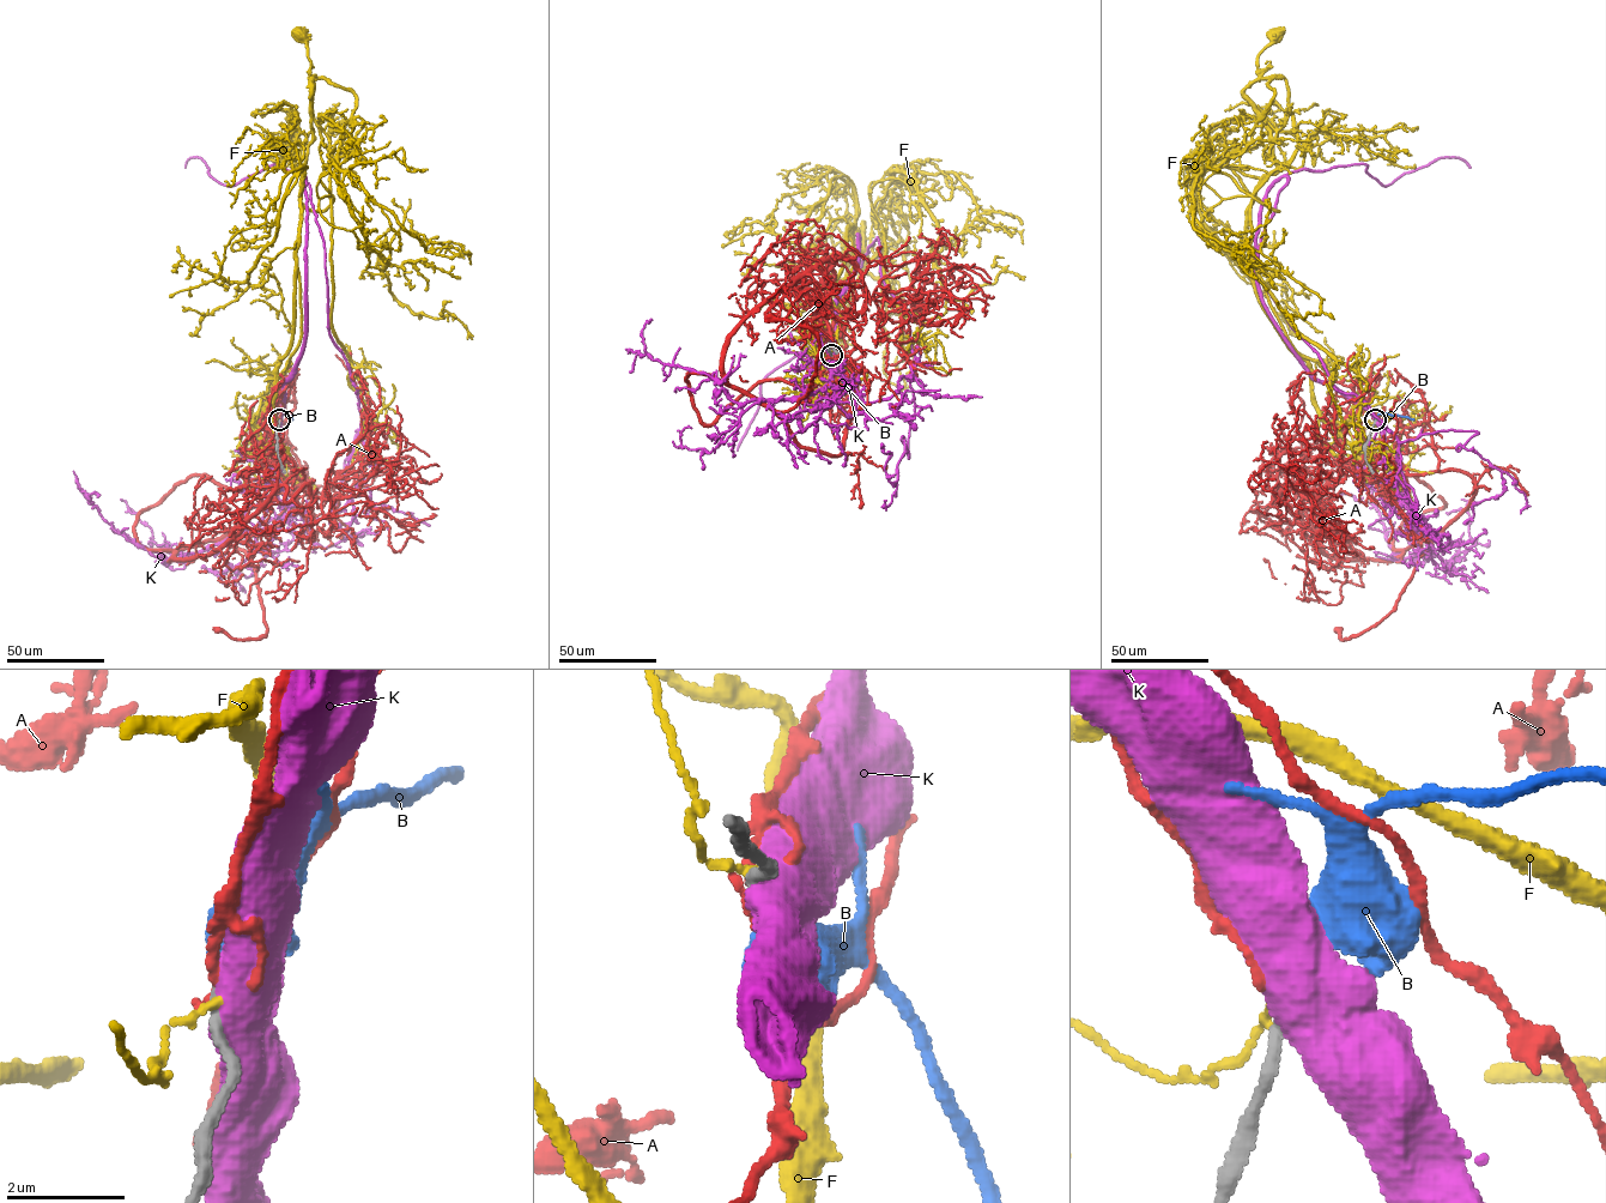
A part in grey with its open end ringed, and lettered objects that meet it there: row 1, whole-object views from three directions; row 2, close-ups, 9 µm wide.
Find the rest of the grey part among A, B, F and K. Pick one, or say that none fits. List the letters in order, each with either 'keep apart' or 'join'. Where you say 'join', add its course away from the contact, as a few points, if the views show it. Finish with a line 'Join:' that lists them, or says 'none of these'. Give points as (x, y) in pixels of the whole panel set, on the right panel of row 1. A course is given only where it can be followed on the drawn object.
A: keep apart
B: join; course (1375, 419), (1377, 415), (1387, 413), (1413, 419)
F: keep apart
K: keep apart
Join: B

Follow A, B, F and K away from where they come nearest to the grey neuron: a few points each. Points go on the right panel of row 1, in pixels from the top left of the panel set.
A: (1375, 419), (1358, 401), (1320, 454), (1279, 458), (1331, 568), (1309, 562), (1347, 578), (1337, 605), (1284, 584)
B: (1375, 419), (1377, 415), (1387, 413), (1413, 419)
F: (1375, 421), (1321, 416), (1311, 369), (1250, 271), (1248, 206), (1277, 165), (1243, 90), (1274, 36)
K: (1375, 421), (1315, 379), (1267, 310), (1262, 200), (1303, 169), (1365, 164), (1382, 186), (1440, 157), (1470, 168)

